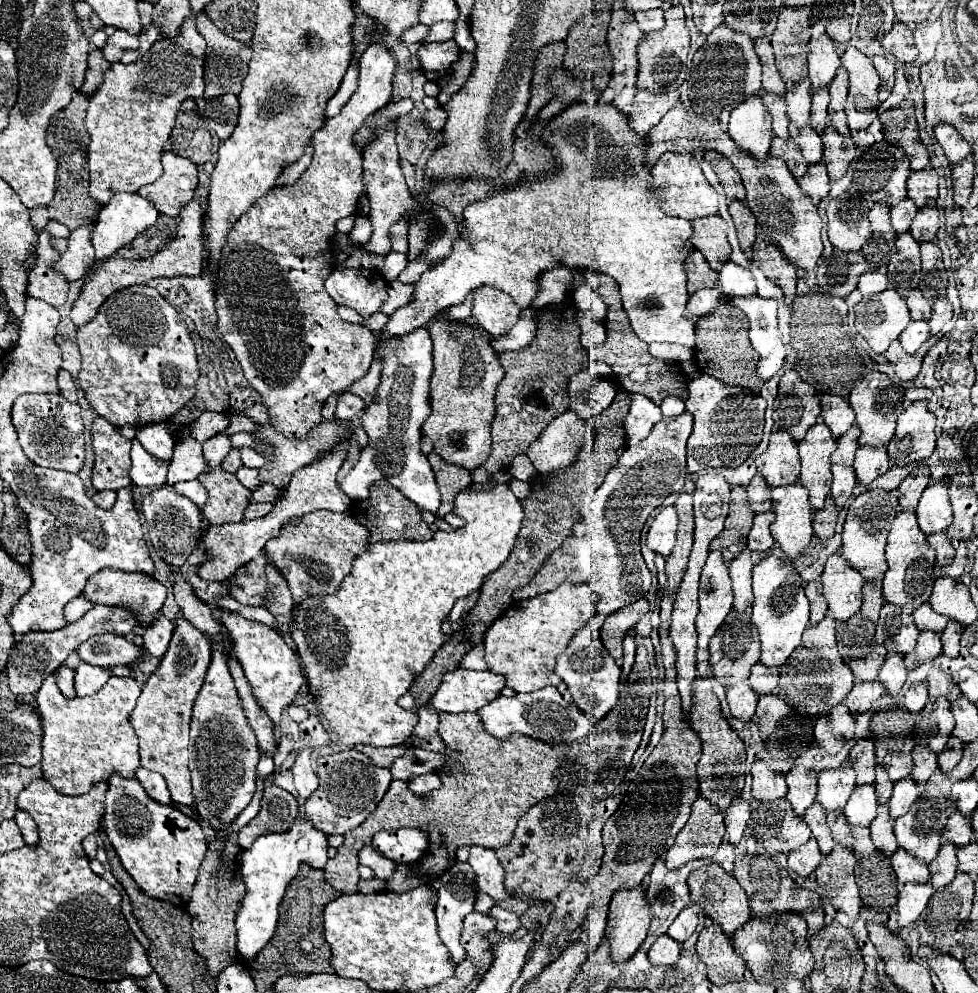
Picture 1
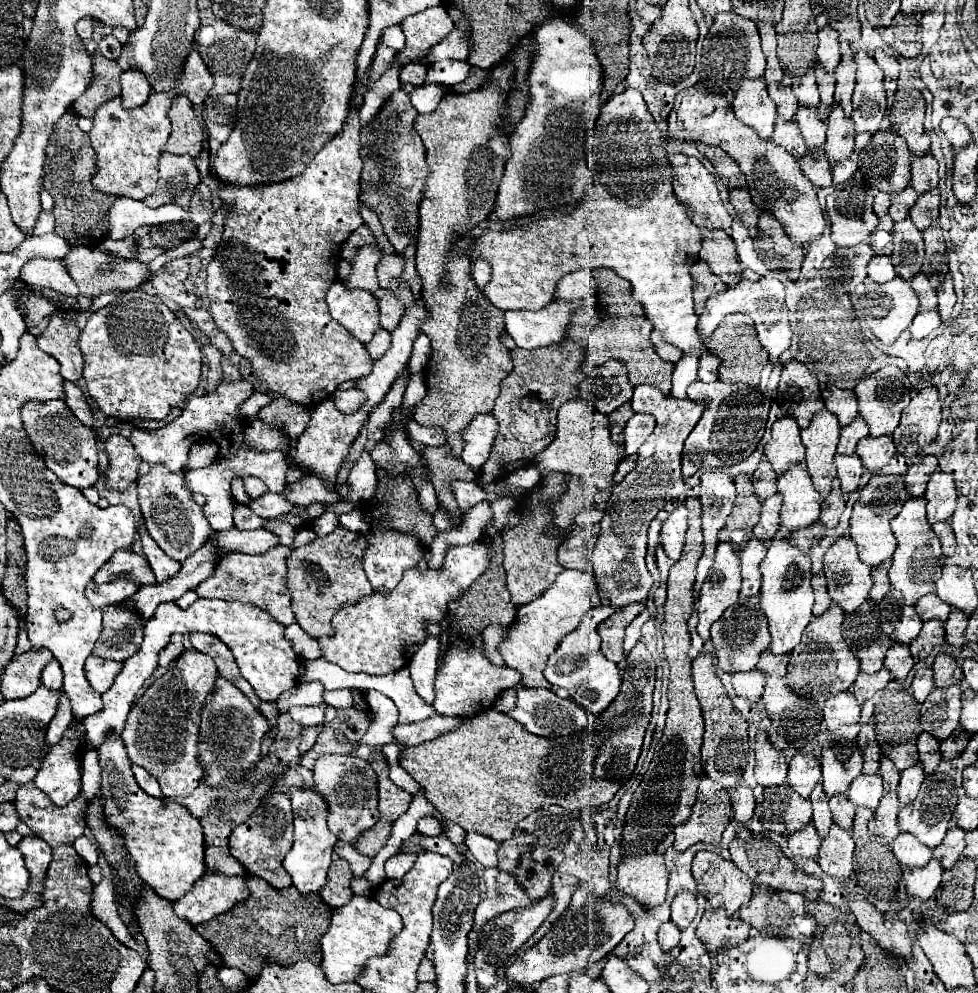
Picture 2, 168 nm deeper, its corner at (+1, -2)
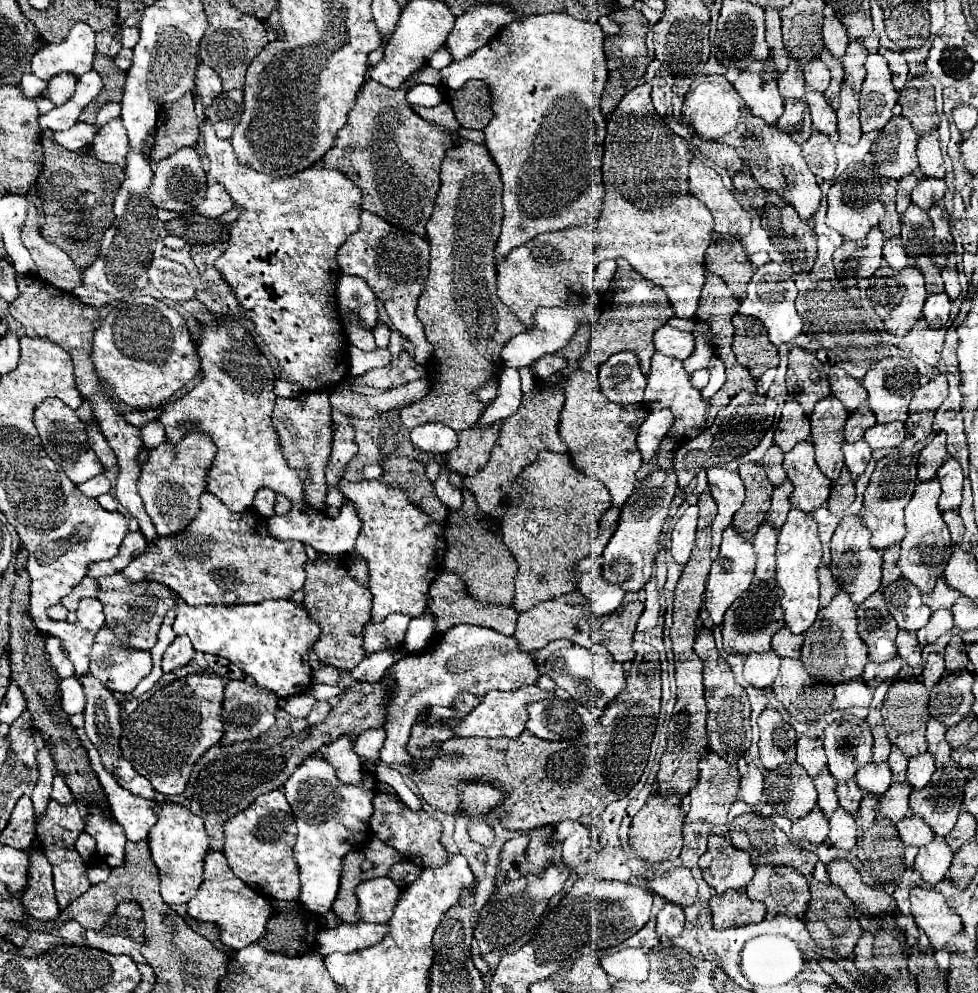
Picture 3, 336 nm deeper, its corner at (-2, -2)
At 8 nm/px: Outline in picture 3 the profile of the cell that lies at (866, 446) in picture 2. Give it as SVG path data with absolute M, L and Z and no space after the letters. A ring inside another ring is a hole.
M903 422L877 424L865 432L863 440L871 446L873 452L881 448L889 448L889 446L899 446L905 440L905 426Z

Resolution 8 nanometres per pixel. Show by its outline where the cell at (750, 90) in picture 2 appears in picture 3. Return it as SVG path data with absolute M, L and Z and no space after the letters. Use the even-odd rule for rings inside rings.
M765 60L753 62L733 84L751 114L767 124L775 124L783 114L783 98L777 90L777 78L779 72L775 72L775 64Z

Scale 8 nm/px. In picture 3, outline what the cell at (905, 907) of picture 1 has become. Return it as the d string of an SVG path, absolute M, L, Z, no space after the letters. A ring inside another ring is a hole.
M933 840L927 848L919 848L919 854L915 858L913 868L921 874L921 878L935 886L937 882L941 882L945 878L945 874L949 872L951 866L951 858L953 852L947 846L947 842L943 840Z

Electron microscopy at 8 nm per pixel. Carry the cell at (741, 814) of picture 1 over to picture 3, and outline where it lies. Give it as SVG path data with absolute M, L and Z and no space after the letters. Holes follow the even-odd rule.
M749 764L747 772L741 776L741 786L739 786L739 798L747 802L751 808L757 808L763 792L763 774L755 764Z

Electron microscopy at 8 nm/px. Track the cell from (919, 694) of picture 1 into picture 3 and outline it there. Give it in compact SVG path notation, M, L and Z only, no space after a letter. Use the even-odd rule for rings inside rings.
M929 654L929 658L923 664L923 684L927 688L933 688L943 674L945 674L943 658L939 654Z

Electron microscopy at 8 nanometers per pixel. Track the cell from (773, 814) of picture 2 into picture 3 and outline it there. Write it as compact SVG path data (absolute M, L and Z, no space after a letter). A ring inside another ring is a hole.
M795 762L785 764L779 772L765 772L763 798L775 808L781 806L777 812L787 818L803 818L817 804L813 780Z

